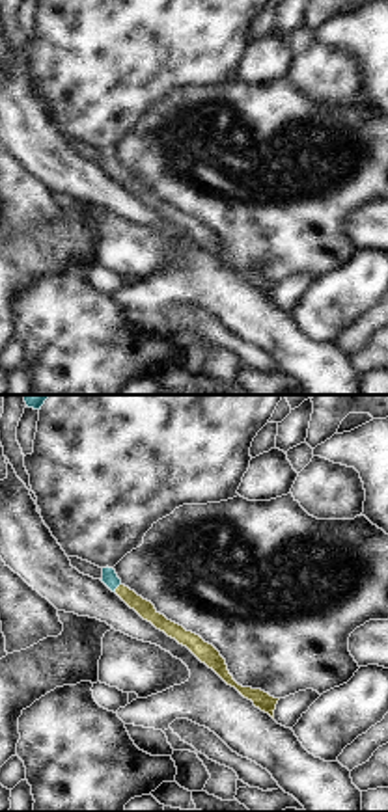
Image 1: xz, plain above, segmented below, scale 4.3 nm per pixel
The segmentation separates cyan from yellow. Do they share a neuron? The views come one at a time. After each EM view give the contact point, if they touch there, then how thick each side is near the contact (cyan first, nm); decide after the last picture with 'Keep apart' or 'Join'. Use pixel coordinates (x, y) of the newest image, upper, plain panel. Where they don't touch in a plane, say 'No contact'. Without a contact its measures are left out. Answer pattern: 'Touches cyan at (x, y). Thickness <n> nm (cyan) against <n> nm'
Touches cyan at (118, 168). Thickness 70 nm (cyan) against 80 nm

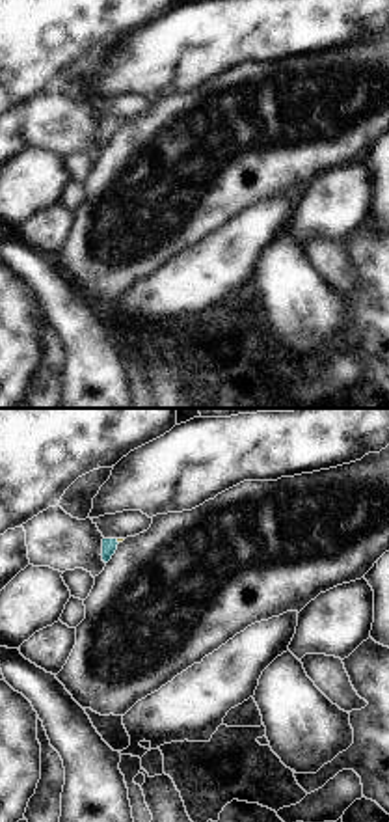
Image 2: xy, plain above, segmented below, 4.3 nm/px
Touches cyan at (116, 123). Thickness 60 nm (cyan) against 20 nm

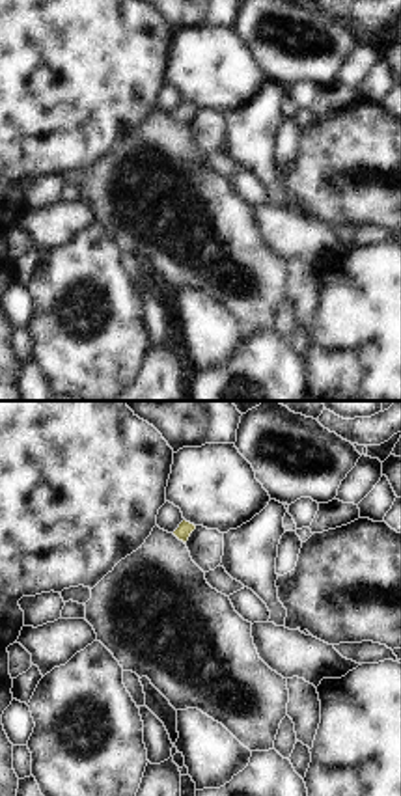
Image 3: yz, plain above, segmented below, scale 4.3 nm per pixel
No contact

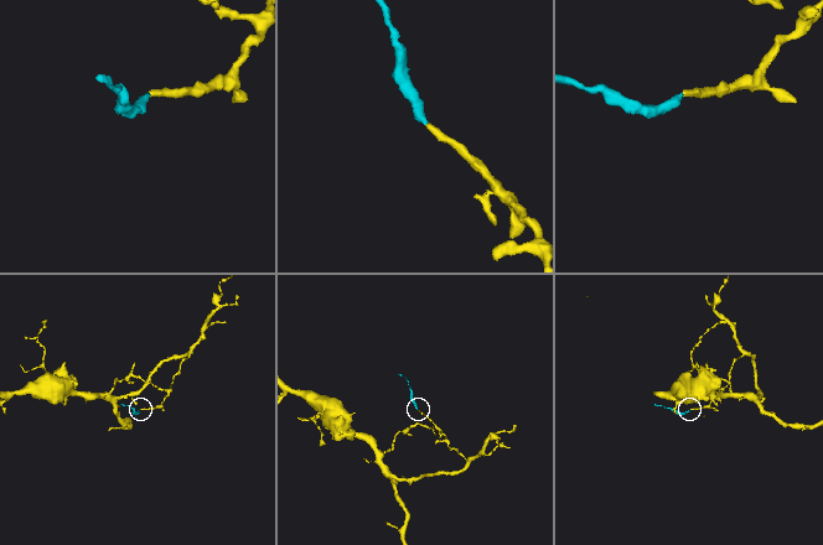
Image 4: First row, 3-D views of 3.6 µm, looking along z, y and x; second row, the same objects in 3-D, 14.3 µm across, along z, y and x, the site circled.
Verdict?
Join

